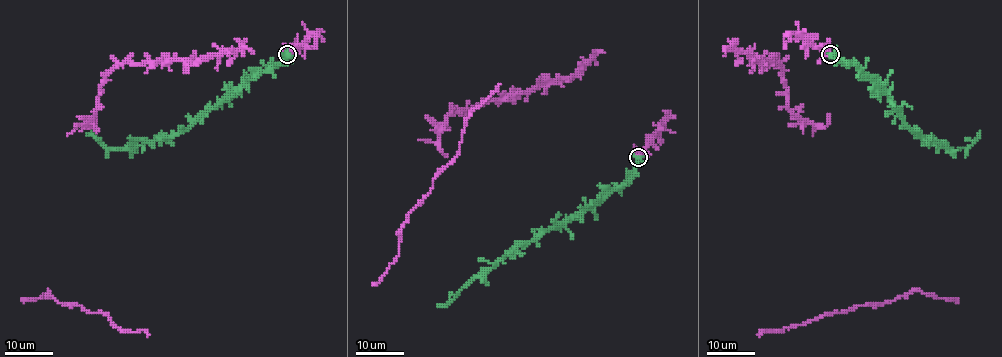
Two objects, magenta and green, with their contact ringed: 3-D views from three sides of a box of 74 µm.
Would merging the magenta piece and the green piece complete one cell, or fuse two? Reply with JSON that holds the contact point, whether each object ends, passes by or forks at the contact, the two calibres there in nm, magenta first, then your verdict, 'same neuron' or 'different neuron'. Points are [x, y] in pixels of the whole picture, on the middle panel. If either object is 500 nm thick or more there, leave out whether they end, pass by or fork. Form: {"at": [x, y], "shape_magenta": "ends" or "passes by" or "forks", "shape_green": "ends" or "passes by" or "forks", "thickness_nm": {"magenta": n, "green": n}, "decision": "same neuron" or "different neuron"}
{"at": [638, 157], "shape_magenta": "forks", "shape_green": "forks", "thickness_nm": {"magenta": 360, "green": 400}, "decision": "same neuron"}

